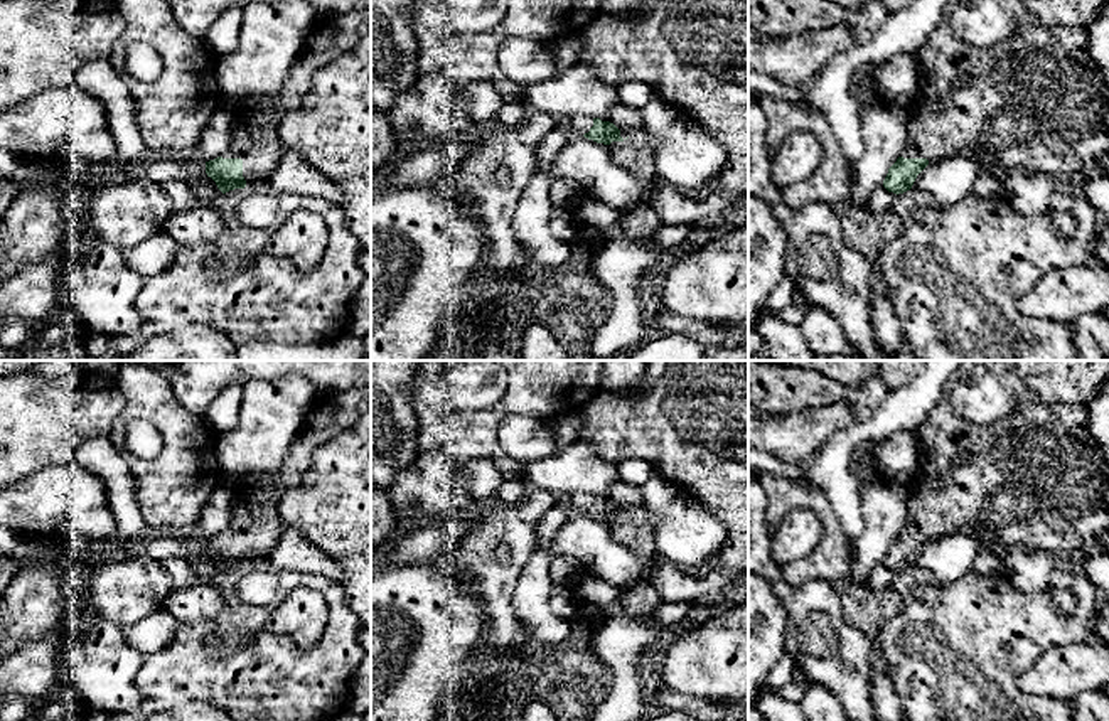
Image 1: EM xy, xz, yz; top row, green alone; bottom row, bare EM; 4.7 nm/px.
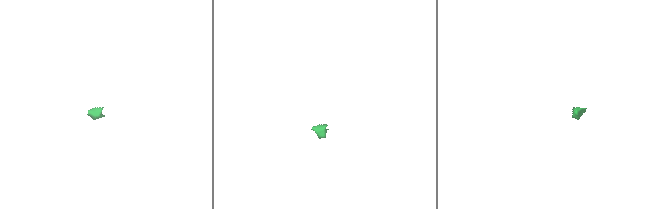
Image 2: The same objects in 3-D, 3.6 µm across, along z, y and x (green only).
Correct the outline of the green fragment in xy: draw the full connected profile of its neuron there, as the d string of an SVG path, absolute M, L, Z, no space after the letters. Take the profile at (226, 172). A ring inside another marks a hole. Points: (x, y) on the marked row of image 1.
M371 8L319 15L273 101L273 109L263 111L254 103L233 108L233 143L221 157L206 162L207 177L222 194L270 179L285 150L278 135L281 116L302 103L322 66L356 47L369 32Z

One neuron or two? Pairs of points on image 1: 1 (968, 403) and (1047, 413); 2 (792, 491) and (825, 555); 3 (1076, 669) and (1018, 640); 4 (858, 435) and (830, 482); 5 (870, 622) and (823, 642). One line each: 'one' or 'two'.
1: two
2: one
3: two
4: one
5: two

